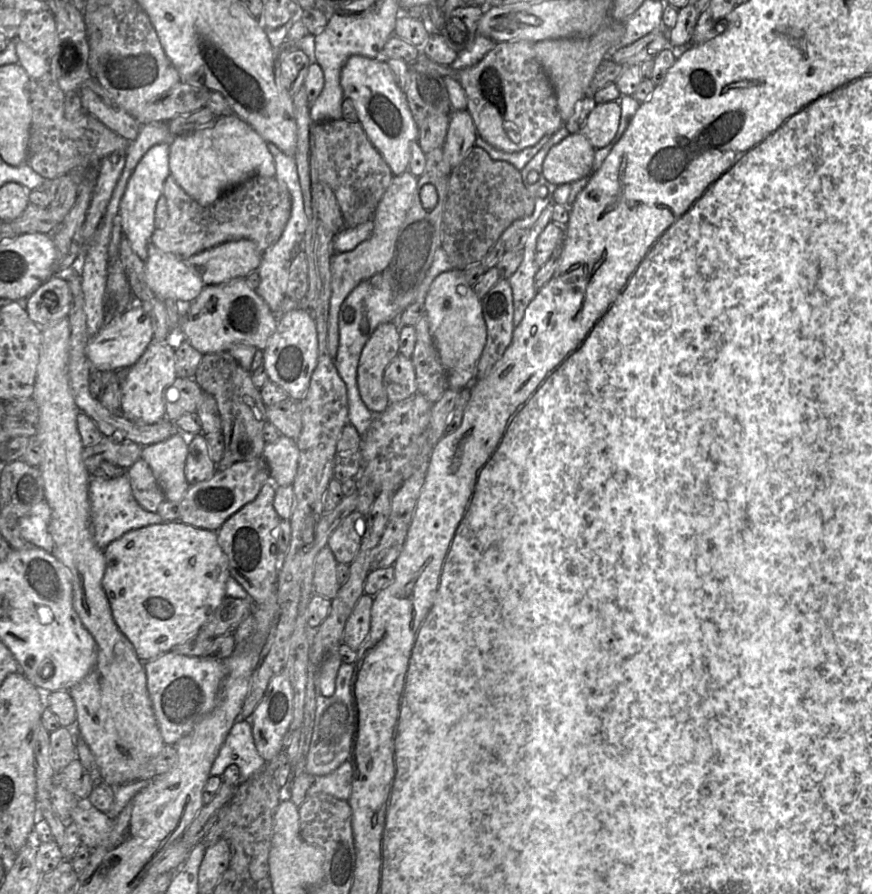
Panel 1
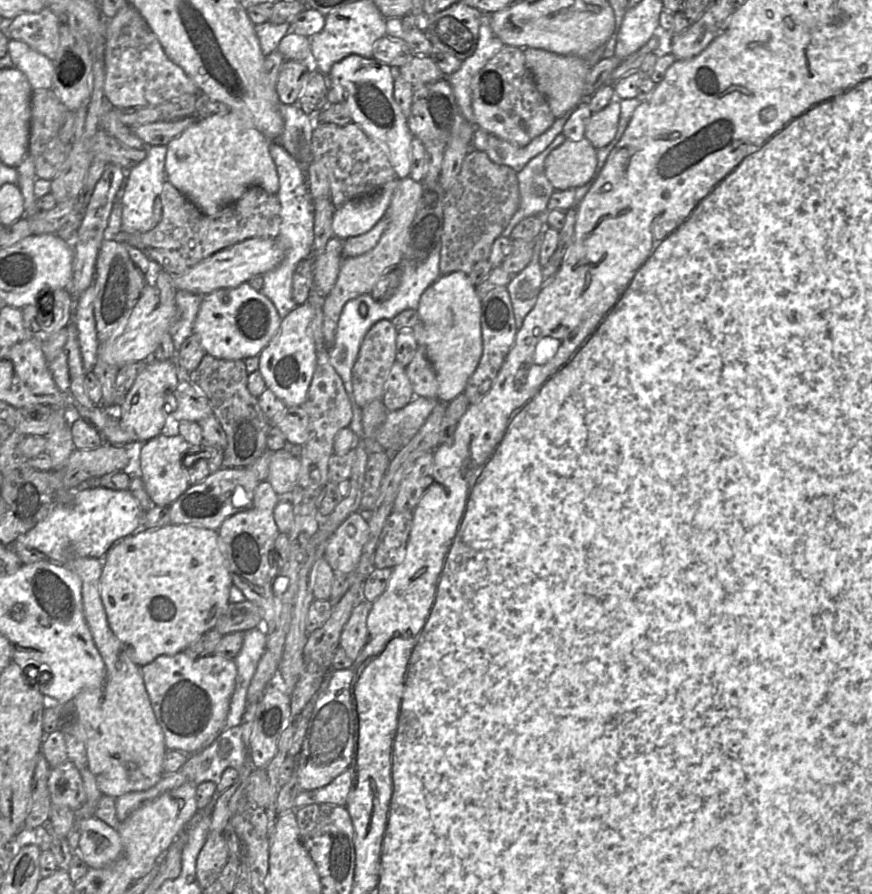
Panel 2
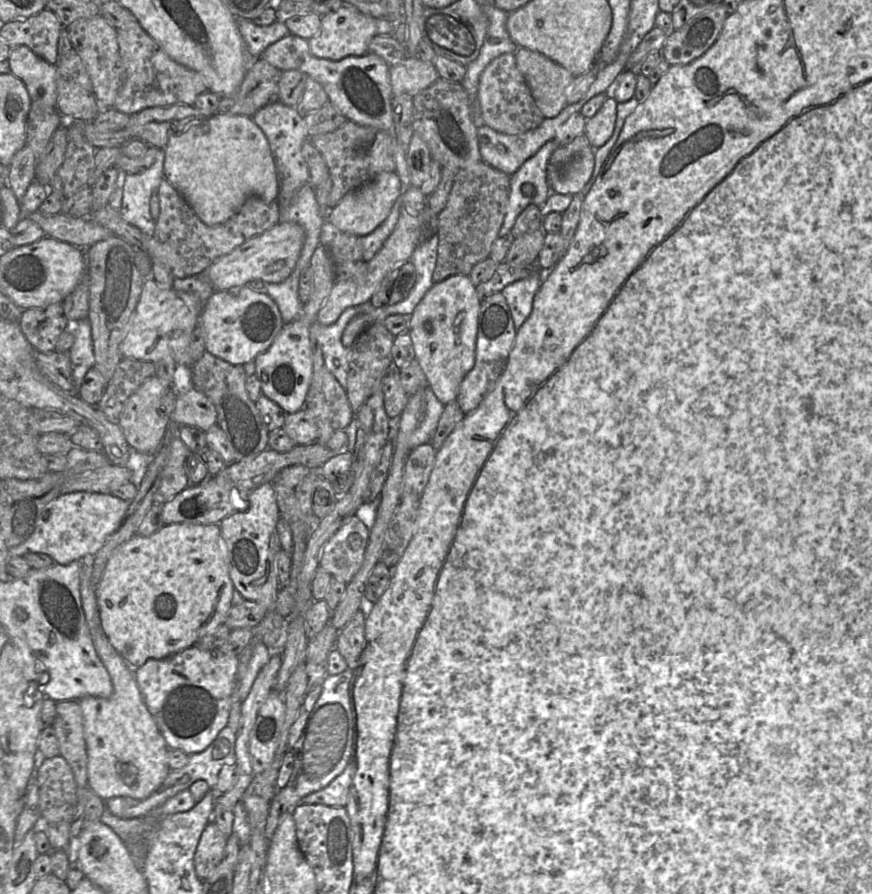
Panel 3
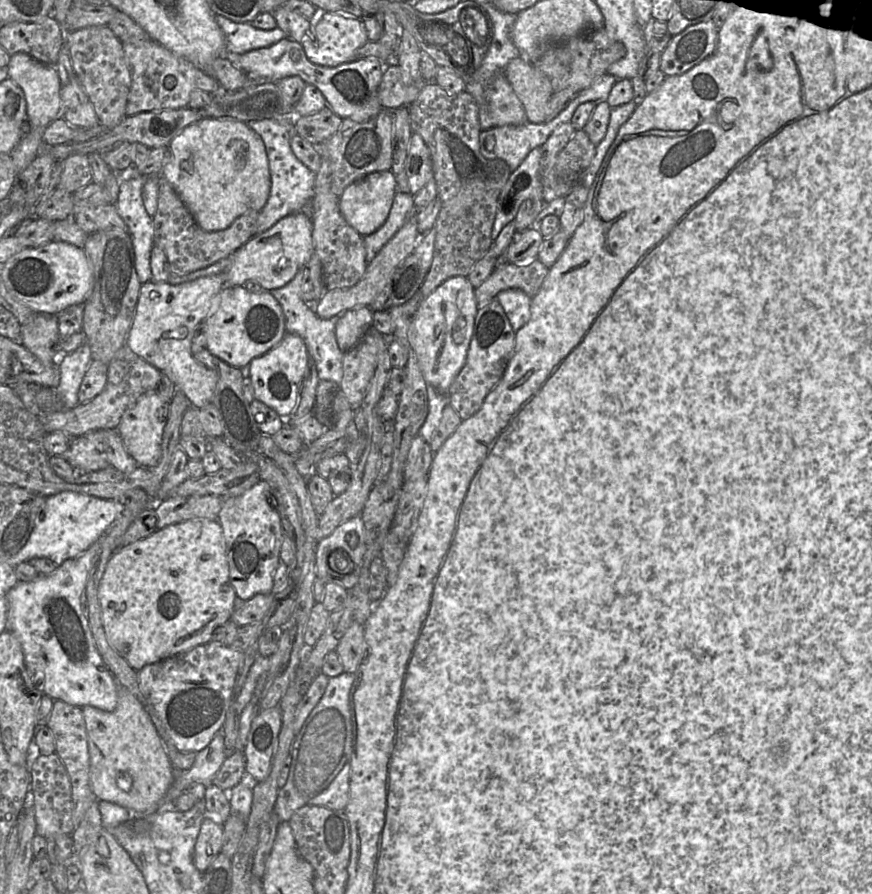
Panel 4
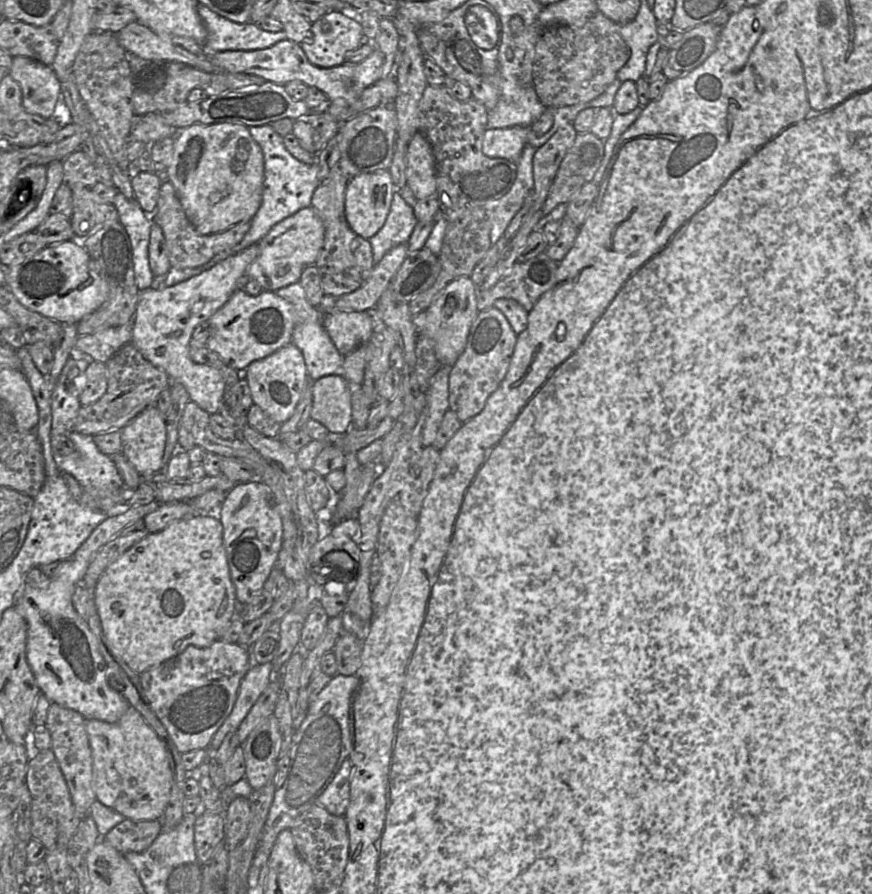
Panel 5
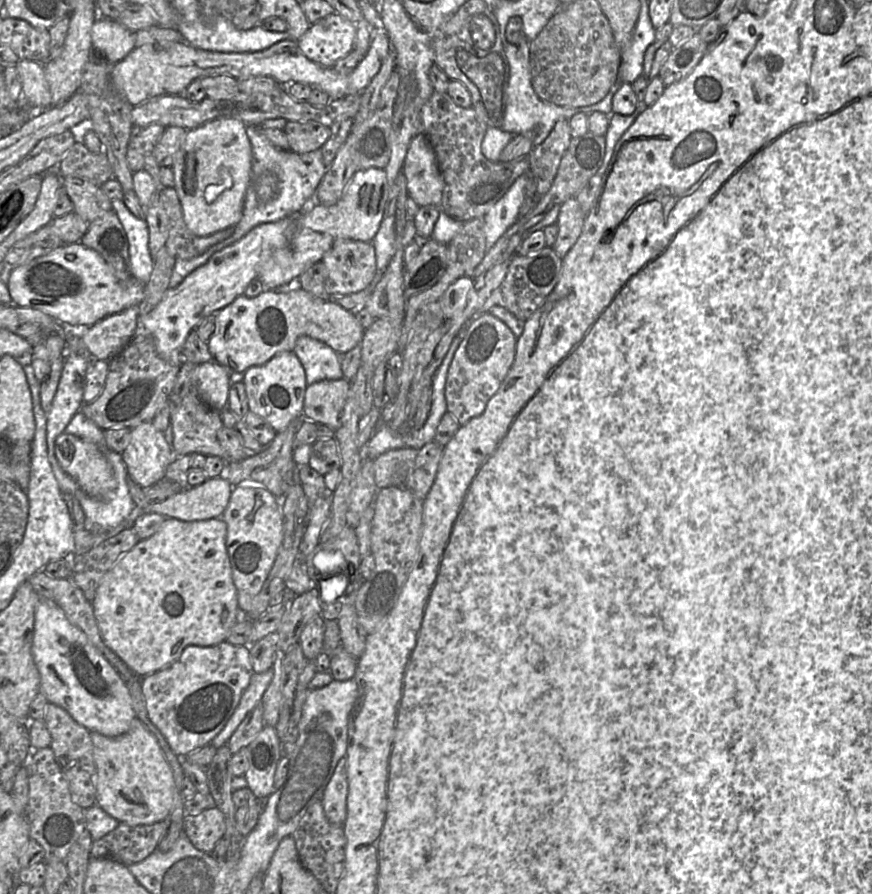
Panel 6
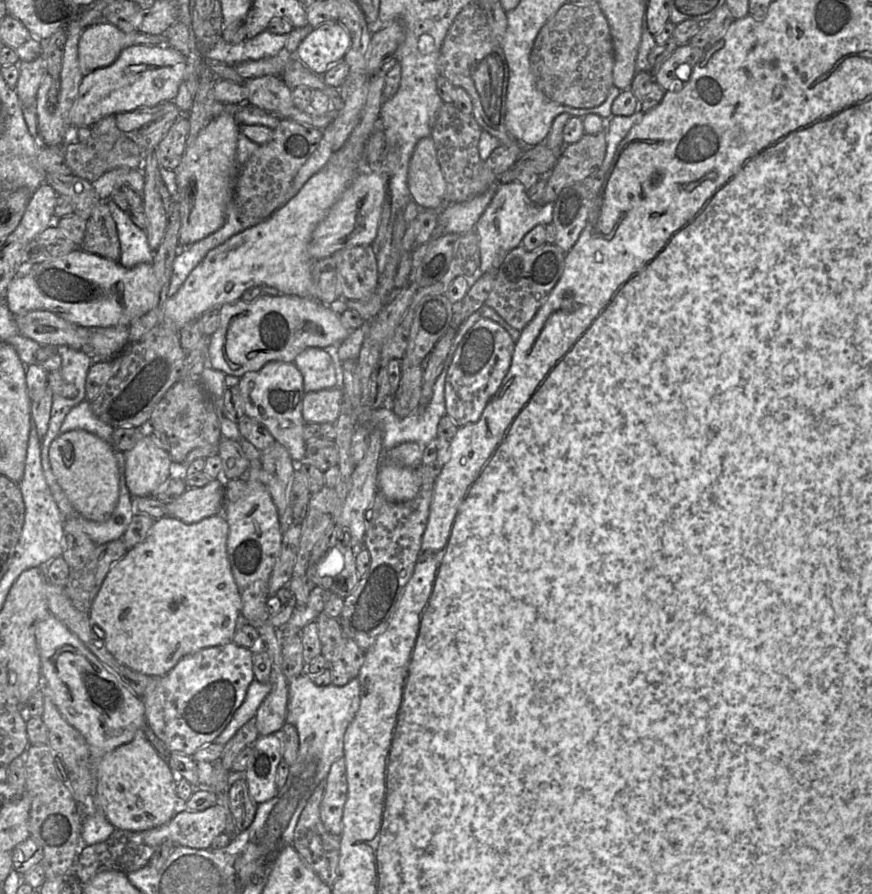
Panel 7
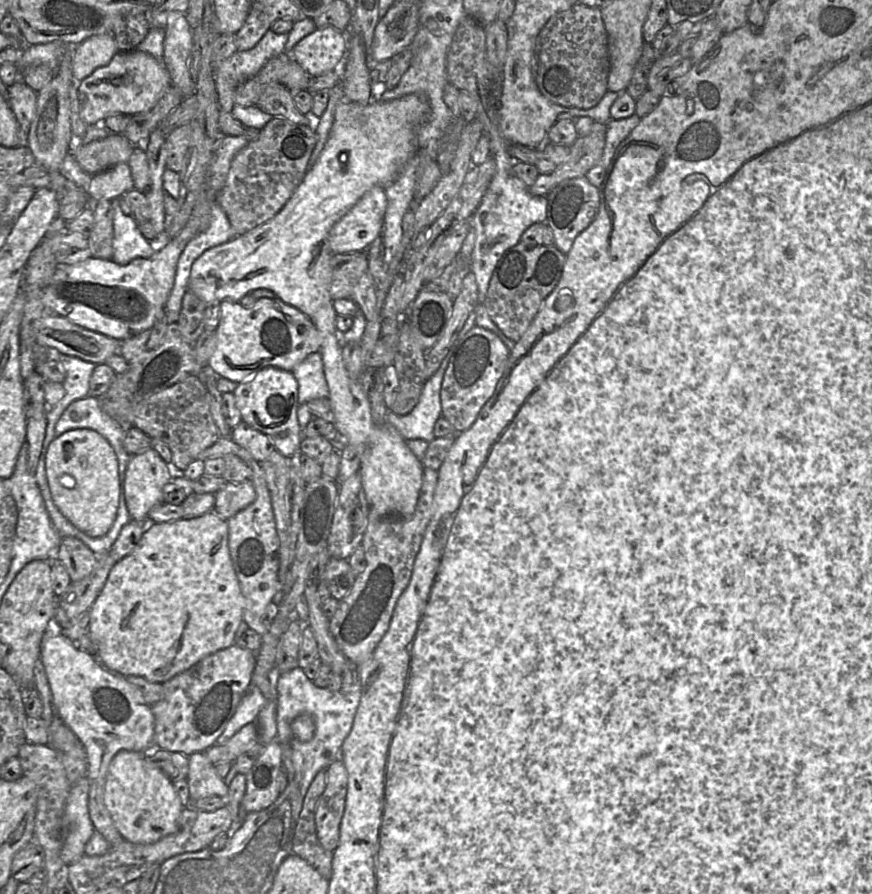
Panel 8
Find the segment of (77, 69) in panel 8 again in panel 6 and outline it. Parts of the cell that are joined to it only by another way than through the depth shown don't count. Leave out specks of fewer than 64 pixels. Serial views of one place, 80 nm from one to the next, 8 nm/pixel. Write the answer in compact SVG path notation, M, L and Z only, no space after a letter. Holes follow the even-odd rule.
M98 17L91 29L93 52L117 64L135 48L135 32L118 22Z

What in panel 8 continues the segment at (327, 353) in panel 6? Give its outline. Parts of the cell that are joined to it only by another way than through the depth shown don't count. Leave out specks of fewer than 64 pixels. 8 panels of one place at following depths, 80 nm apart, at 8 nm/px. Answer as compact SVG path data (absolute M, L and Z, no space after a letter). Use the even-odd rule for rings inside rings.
M319 351L311 353L295 366L292 374L298 383L299 405L313 399L328 398L329 389L324 374L322 355Z

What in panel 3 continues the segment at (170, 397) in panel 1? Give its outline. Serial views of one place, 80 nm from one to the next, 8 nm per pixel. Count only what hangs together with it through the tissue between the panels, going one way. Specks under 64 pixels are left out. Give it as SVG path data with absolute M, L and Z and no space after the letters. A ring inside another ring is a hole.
M194 385L176 396L171 423L177 427L188 425L206 432L217 424L217 412L211 400Z

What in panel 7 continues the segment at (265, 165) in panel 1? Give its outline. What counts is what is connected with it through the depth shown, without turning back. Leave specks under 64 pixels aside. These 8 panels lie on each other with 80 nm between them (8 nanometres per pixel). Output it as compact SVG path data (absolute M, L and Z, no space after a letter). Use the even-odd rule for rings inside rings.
M222 113L205 126L196 138L185 147L177 168L177 194L181 228L179 245L186 248L220 229L225 222L225 211L234 197L234 181L238 174L236 163L240 124L233 113Z

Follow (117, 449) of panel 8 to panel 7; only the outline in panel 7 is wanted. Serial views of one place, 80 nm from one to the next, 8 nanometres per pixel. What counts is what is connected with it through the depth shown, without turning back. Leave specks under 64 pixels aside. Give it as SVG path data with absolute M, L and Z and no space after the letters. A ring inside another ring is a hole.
M85 399L68 412L60 427L60 434L71 430L90 432L111 445L118 456L119 465L125 466L125 453L113 446L112 433L114 429L93 413L91 402Z

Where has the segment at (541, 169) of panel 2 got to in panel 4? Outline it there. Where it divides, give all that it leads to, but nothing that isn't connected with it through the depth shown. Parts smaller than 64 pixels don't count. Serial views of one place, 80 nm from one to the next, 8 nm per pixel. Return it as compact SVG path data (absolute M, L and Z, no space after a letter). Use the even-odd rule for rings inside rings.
M542 147L532 149L501 189L499 210L492 230L493 240L500 235L509 222L516 218L523 201L543 199L541 159Z

